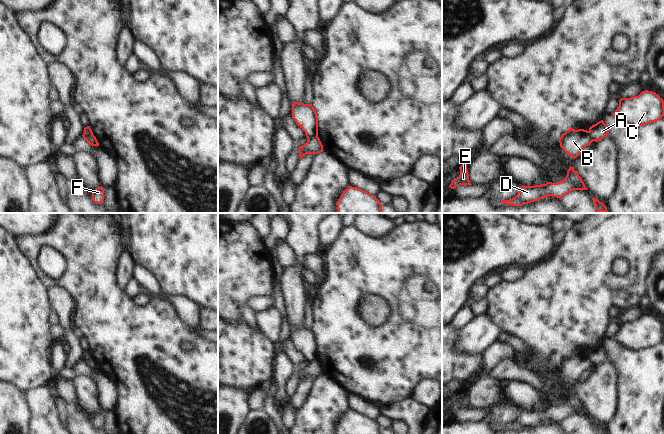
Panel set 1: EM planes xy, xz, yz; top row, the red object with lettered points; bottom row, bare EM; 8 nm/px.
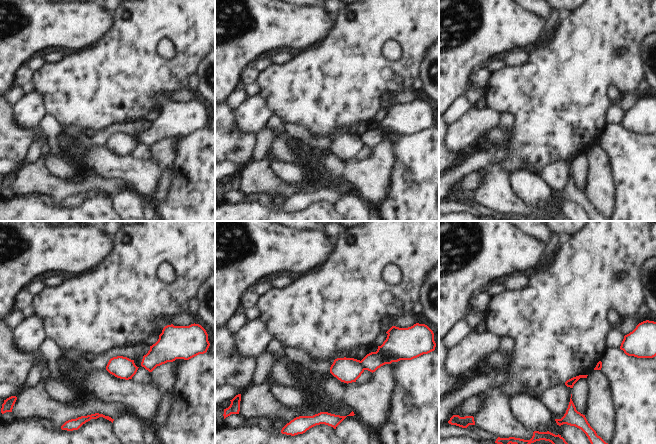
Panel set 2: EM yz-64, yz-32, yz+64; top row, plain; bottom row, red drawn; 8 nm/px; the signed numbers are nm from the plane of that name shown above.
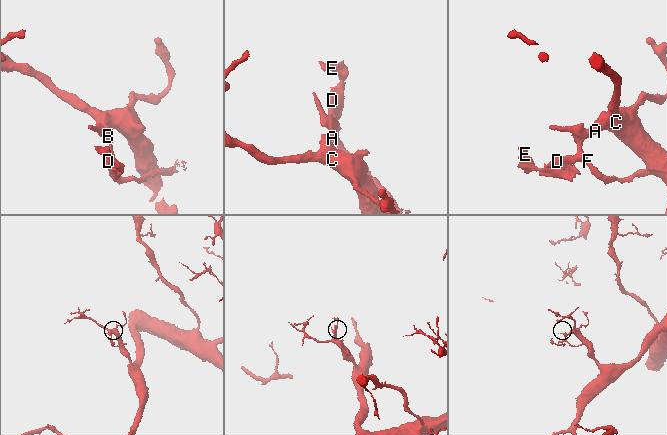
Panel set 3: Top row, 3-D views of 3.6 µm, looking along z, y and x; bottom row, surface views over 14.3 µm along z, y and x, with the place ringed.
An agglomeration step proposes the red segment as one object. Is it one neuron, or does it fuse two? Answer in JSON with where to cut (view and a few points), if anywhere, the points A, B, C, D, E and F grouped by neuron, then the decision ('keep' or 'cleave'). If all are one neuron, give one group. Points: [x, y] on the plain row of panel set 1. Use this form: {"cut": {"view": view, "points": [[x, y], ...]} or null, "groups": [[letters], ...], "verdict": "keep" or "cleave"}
{"cut": {"view": "xz", "points": [[317, 360], [308, 362]]}, "groups": [["A", "C"], ["B", "D", "E", "F"]], "verdict": "cleave"}

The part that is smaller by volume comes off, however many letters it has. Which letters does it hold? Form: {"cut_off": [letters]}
{"cut_off": ["B", "D", "E", "F"]}

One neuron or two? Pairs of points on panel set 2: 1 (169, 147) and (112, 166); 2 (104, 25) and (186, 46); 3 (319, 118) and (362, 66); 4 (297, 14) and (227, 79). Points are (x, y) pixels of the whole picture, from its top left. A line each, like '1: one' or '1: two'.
1: one
2: two
3: one
4: one

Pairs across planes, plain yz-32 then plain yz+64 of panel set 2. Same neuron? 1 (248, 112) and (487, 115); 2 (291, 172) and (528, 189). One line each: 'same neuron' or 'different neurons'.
1: same neuron
2: same neuron

